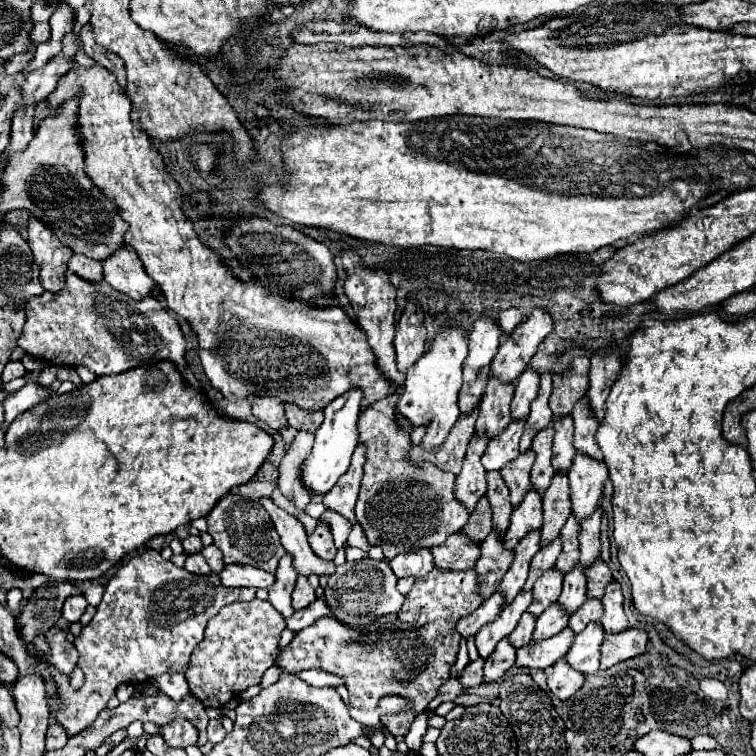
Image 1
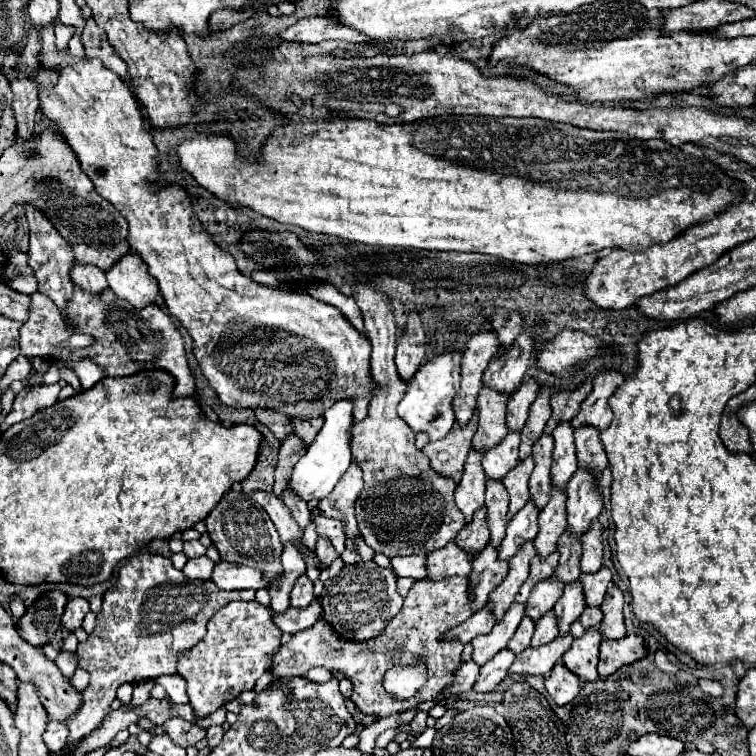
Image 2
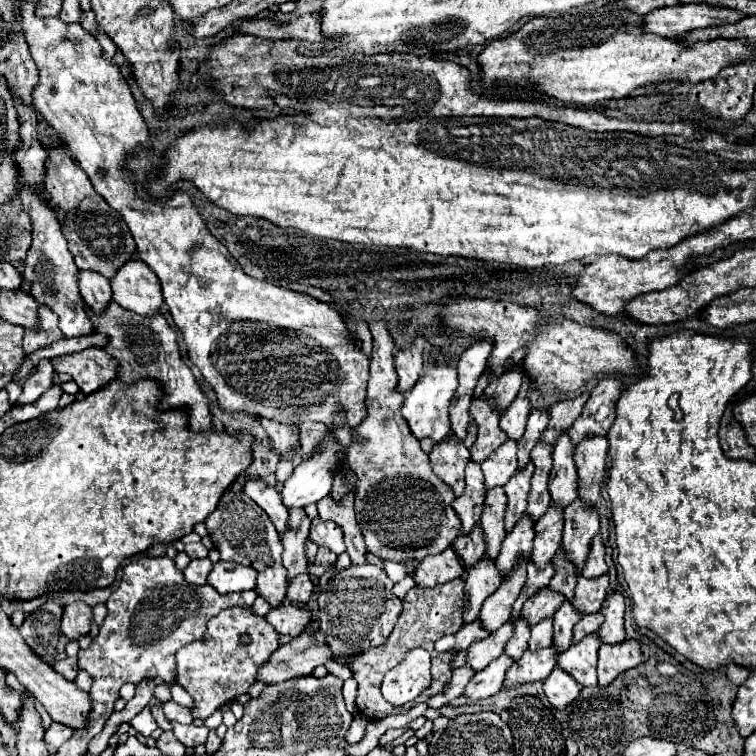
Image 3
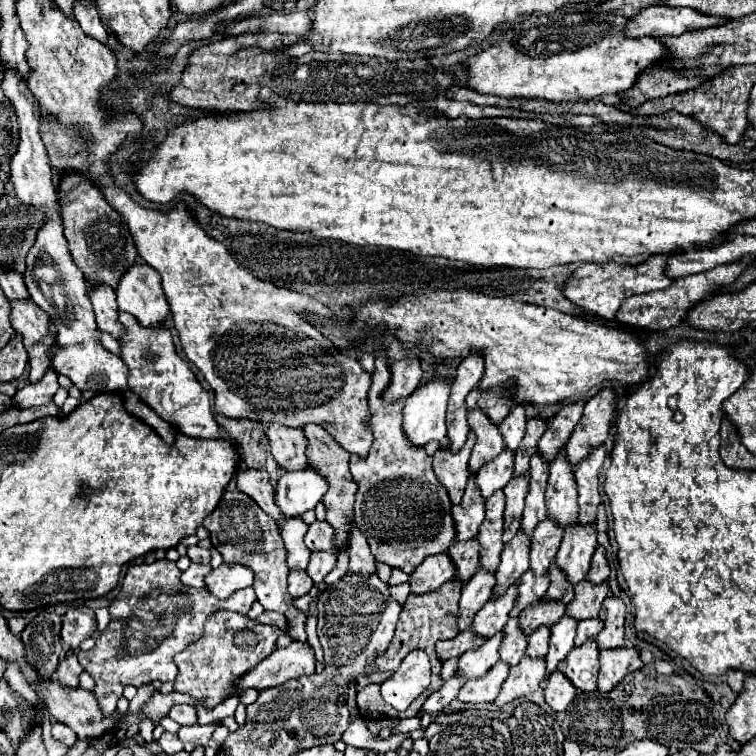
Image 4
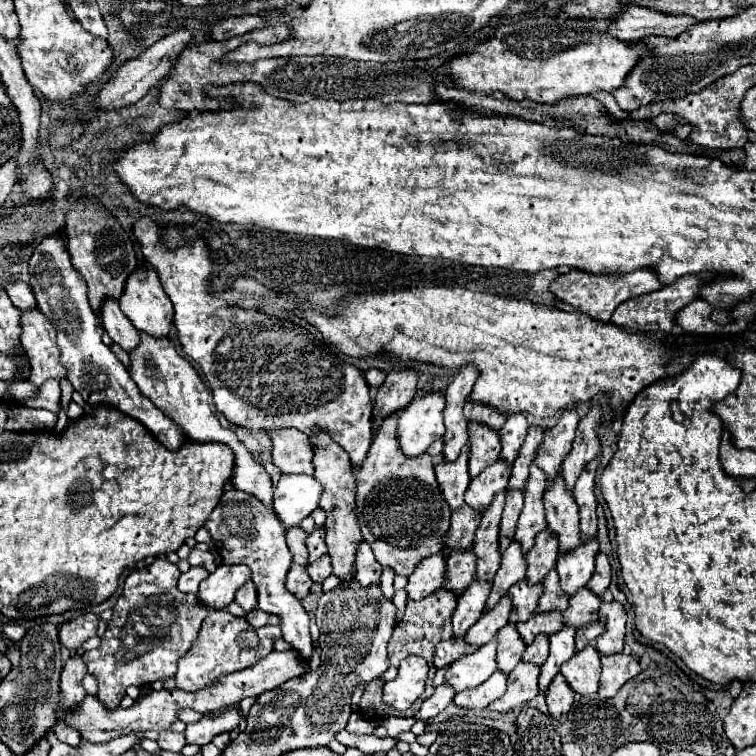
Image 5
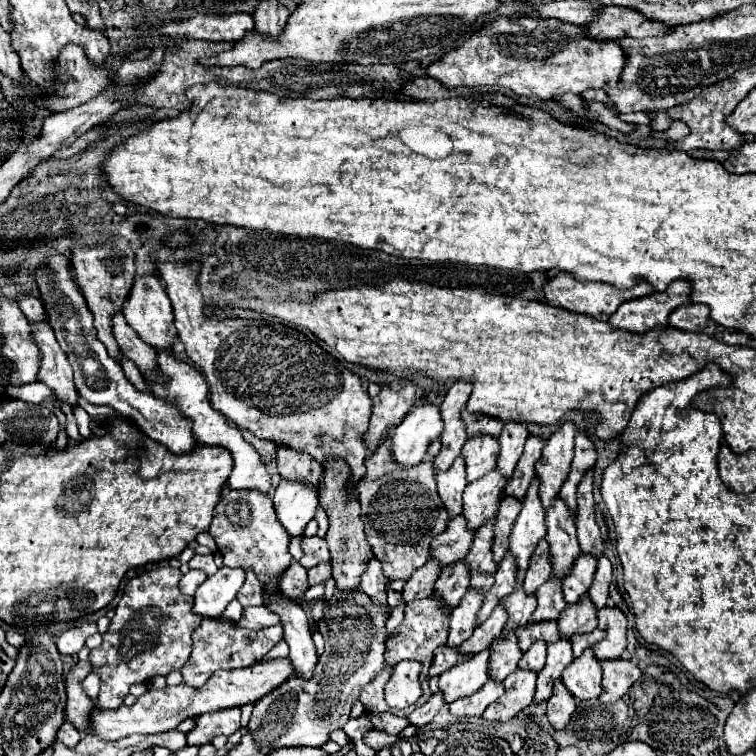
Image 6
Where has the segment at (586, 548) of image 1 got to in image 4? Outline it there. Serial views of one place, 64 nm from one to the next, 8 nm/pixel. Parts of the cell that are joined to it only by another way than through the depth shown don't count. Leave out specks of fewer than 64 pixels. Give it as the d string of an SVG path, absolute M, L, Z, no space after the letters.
M598 546L592 558L592 568L588 572L588 582L592 584L604 584L610 576L610 568L608 568L608 560L604 556L604 548Z

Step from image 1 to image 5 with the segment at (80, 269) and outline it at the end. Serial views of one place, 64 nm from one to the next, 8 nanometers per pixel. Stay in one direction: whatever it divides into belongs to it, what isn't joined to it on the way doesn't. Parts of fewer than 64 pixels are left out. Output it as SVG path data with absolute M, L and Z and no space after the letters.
M106 300L106 304L100 308L100 320L110 334L110 338L122 346L122 350L132 352L140 344L140 334L134 330L130 320L122 314L116 300Z

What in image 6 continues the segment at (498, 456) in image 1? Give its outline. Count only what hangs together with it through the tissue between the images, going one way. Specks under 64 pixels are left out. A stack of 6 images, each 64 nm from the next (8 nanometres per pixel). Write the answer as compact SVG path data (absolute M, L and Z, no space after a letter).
M490 472L484 478L466 486L464 492L464 518L470 532L476 532L482 524L496 516L500 504L500 490L506 480L498 472Z

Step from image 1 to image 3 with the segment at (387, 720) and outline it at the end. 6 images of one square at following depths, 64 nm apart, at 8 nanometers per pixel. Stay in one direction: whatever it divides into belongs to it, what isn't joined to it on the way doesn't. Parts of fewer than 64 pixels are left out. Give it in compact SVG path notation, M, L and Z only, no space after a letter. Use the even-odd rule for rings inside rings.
M456 578L452 582L446 582L442 586L434 588L412 588L408 596L404 598L404 610L398 616L398 622L394 626L392 636L388 638L386 644L380 648L372 648L360 656L354 656L348 666L354 672L354 678L358 680L358 696L356 696L356 706L366 718L386 718L388 714L398 714L406 712L408 708L396 708L388 704L382 694L380 694L380 682L382 676L394 668L412 648L422 646L428 652L434 650L434 642L446 634L454 634L462 626L462 610L464 610L464 580ZM314 630L314 634L302 632L290 644L280 646L262 668L258 668L256 682L264 684L278 684L290 678L310 676L312 670L332 658L330 648L324 642L322 632ZM438 654L432 658L432 684L426 692L422 692L418 696L418 702L426 702L430 696L434 696L438 690L444 688L444 684L450 682L450 660L452 660L452 654Z

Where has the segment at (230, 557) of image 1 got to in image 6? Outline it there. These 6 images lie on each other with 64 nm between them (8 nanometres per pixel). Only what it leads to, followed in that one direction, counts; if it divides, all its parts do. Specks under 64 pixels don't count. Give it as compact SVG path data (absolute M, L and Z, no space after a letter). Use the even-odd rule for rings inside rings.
M230 490L228 494L224 494L216 506L210 534L216 540L216 546L224 558L224 566L252 568L258 574L260 582L274 584L276 578L290 566L290 540L282 524L276 520L272 498L268 494L252 490ZM278 598L268 608L280 616L284 626L284 640L290 646L288 658L296 670L296 676L306 680L312 678L318 664L318 652L308 628L308 614L300 604L290 602L288 598Z

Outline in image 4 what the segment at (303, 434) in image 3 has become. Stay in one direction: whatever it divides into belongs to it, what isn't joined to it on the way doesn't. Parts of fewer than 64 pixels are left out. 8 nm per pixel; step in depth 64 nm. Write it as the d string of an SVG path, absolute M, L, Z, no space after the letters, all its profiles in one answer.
M308 424L304 426L304 434L308 438L308 450L306 450L306 456L308 456L308 462L312 464L312 468L316 472L320 472L320 476L326 478L328 482L328 492L324 494L322 498L322 504L326 508L326 522L332 524L334 528L334 546L338 548L338 554L348 546L348 538L350 538L350 530L354 528L354 494L356 494L356 484L350 476L350 470L348 470L348 460L350 460L350 454L322 428L322 426L316 426L316 424Z

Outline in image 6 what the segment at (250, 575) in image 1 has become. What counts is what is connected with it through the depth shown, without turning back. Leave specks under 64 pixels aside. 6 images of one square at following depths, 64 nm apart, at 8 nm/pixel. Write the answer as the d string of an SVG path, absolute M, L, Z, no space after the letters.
M220 568L214 576L208 576L194 594L194 614L202 618L220 618L226 606L236 598L236 592L244 584L242 568Z

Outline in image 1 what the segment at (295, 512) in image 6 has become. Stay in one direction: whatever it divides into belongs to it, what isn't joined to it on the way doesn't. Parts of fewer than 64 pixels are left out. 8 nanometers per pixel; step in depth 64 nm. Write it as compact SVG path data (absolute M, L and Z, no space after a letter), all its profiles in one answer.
M348 390L344 396L338 396L334 402L330 402L324 408L324 422L316 430L316 440L312 446L312 452L306 456L306 460L300 466L300 478L302 486L310 494L328 494L330 488L338 482L338 478L348 470L350 456L358 444L358 416L360 416L360 400L362 390Z

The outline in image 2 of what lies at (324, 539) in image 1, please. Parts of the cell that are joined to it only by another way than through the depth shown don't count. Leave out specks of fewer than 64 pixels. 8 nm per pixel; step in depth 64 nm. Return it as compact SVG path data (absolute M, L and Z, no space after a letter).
M320 538L318 544L316 544L316 558L318 558L318 568L324 570L324 568L328 568L338 556L334 556L334 548L330 548L330 542Z

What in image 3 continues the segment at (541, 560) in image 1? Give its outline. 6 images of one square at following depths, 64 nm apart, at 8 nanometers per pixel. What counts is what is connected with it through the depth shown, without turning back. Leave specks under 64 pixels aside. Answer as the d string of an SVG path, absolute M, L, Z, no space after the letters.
M528 562L528 578L526 578L526 584L524 584L524 596L530 598L538 590L546 588L550 584L552 576L554 576L554 566L552 564L548 564L544 570L540 570L532 562Z

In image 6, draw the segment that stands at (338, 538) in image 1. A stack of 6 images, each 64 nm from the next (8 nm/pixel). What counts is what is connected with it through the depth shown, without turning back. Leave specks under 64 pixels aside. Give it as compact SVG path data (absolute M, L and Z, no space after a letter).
M318 536L304 538L302 540L302 550L304 550L304 556L302 556L300 564L304 568L312 568L316 564L330 562L330 550L328 550L328 544L326 544L324 538L318 538Z

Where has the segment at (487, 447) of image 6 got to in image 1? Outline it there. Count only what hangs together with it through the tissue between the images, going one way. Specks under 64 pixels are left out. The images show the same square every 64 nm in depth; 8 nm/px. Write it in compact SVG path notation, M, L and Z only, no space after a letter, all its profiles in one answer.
M494 378L488 380L482 400L480 400L480 414L476 420L476 436L494 438L506 430L510 424L510 402L514 396L512 384L502 384Z

